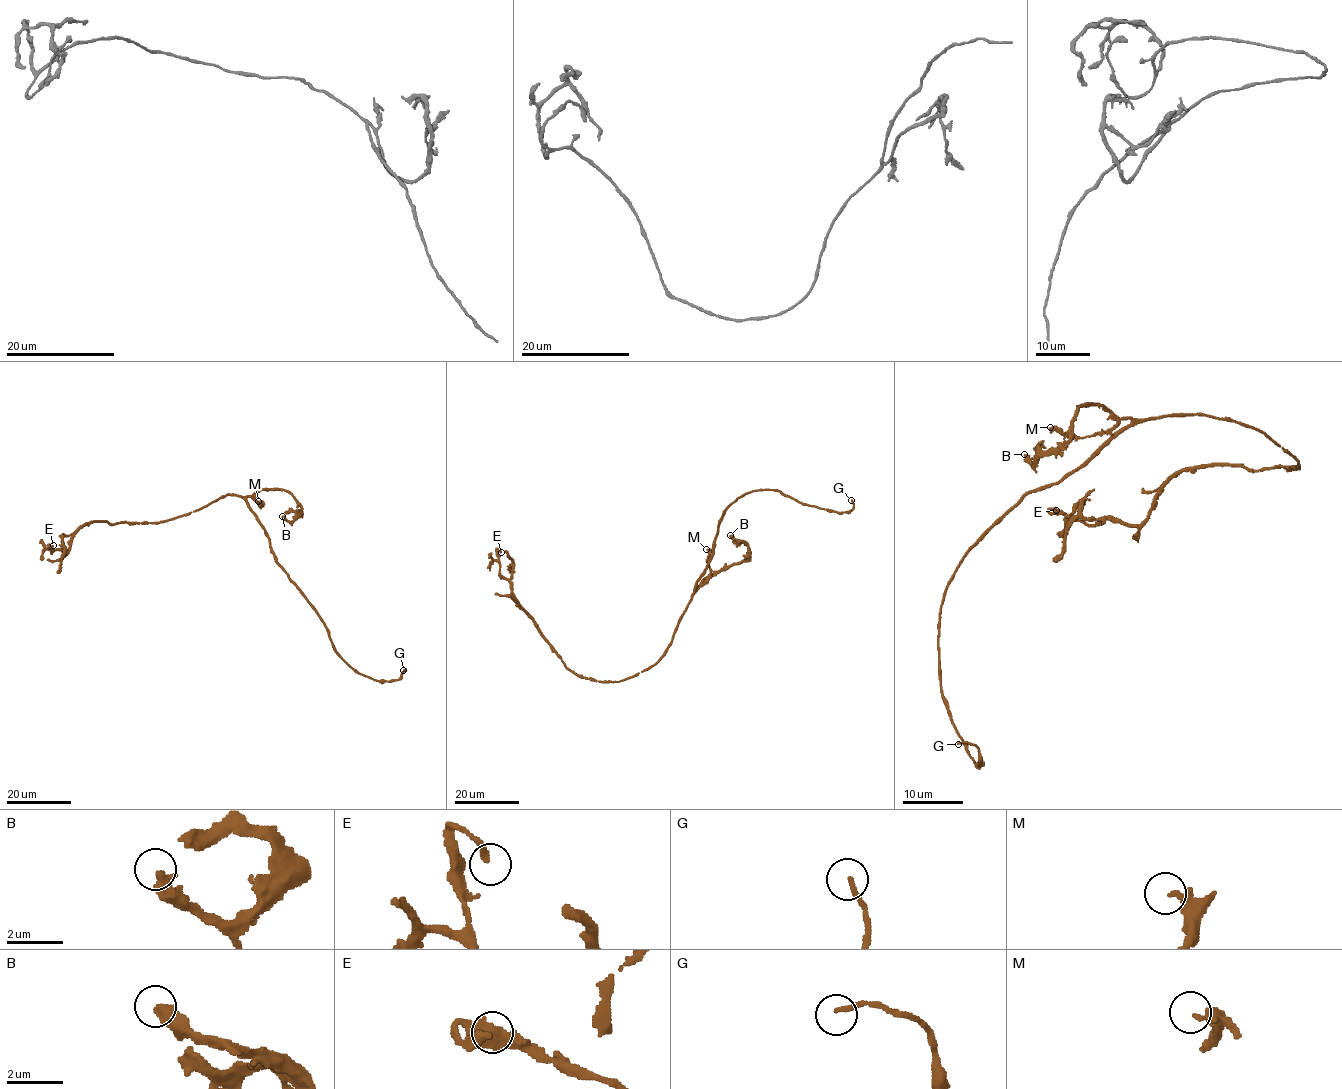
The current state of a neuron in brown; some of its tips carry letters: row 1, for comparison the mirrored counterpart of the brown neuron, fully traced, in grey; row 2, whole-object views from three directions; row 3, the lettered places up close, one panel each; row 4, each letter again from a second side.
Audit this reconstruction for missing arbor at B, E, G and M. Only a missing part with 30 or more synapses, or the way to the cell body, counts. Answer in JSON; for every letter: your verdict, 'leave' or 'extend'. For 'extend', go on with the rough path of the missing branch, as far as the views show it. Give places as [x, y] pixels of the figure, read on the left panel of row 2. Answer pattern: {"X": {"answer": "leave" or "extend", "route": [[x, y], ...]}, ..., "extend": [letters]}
{"B": {"answer": "leave"}, "E": {"answer": "leave"}, "G": {"answer": "leave"}, "M": {"answer": "leave"}, "extend": []}

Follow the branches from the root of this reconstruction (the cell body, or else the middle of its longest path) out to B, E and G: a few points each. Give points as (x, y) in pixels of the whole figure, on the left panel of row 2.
B: (239, 495), (251, 496), (261, 490), (287, 490), (301, 507), (300, 513), (291, 521), (282, 516)
E: (239, 495), (227, 494), (160, 522), (91, 521), (75, 533), (66, 553), (51, 553), (49, 545), (53, 545)
G: (239, 495), (265, 530), (274, 560), (323, 622), (334, 650), (359, 673), (377, 681), (397, 680), (403, 670)

